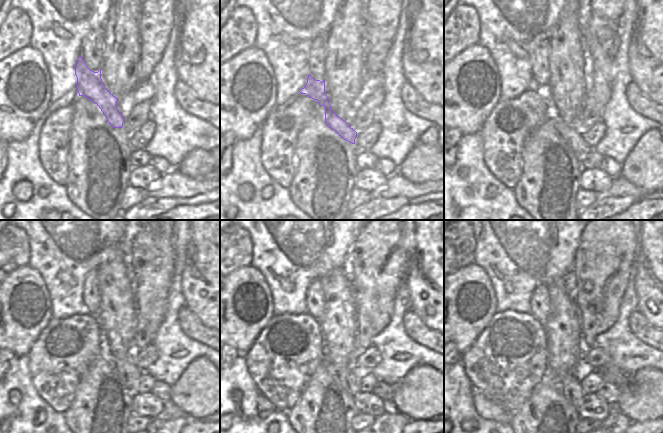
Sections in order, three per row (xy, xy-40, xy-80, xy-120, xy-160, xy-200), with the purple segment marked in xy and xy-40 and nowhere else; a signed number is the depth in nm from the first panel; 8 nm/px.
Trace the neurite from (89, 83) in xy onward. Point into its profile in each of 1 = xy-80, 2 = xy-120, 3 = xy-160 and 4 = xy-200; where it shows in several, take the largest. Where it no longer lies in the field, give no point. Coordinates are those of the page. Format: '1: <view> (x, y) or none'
1: xy-80 (571, 134)
2: xy-120 (131, 374)
3: xy-160 (350, 377)
4: xy-200 (572, 390)

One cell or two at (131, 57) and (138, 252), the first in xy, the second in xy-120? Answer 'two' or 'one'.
two

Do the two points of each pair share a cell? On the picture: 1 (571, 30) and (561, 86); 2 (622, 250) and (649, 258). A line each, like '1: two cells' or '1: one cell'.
1: one cell
2: two cells

